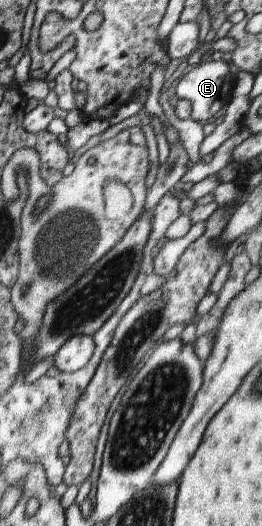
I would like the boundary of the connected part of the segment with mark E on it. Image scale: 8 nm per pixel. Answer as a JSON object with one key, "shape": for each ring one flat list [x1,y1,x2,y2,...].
{"shape":[[209,58,187,70,174,87,174,97,188,101,190,119,206,121,229,101,235,70,221,58]]}

